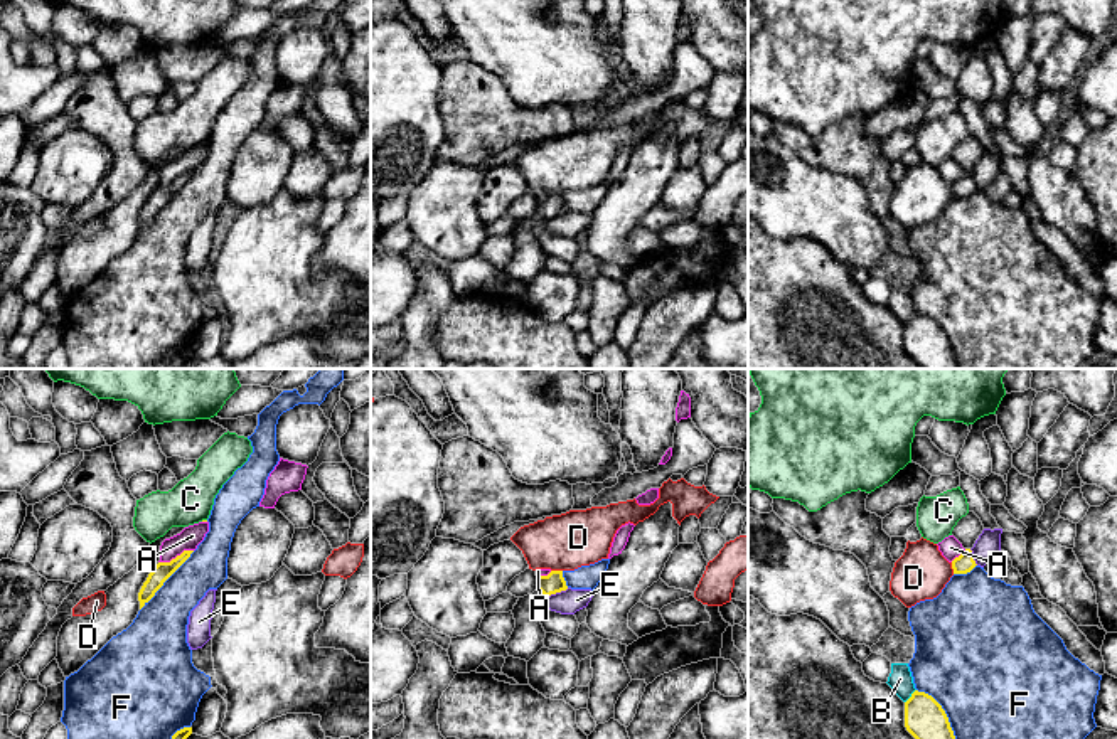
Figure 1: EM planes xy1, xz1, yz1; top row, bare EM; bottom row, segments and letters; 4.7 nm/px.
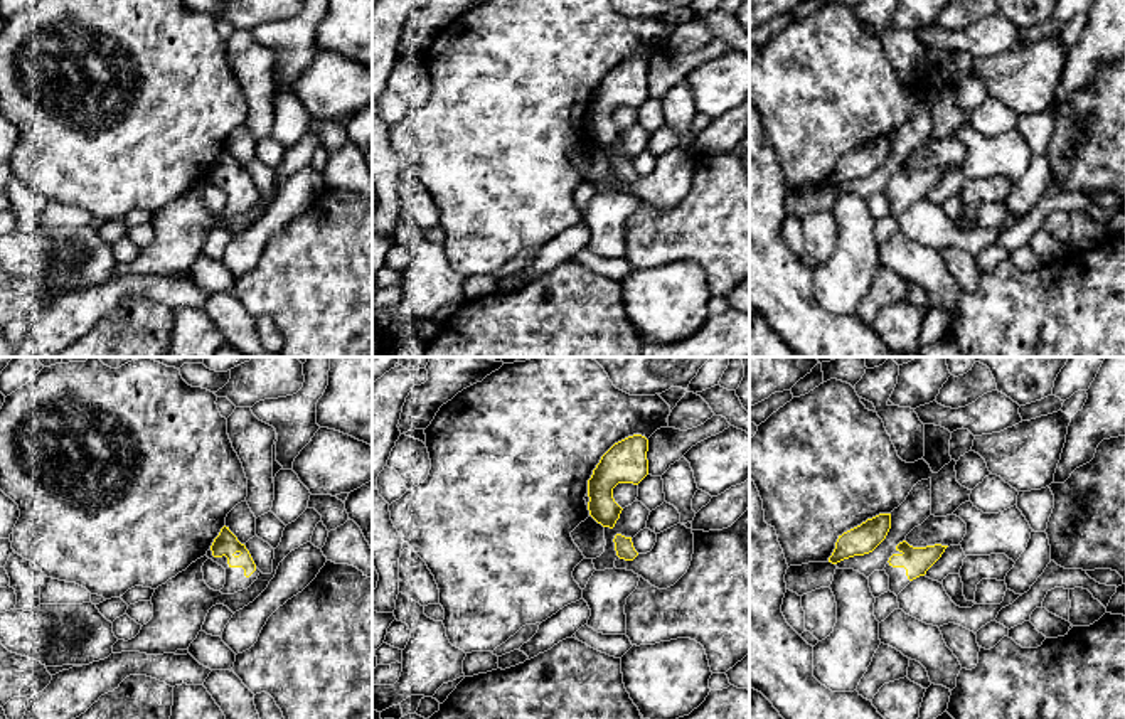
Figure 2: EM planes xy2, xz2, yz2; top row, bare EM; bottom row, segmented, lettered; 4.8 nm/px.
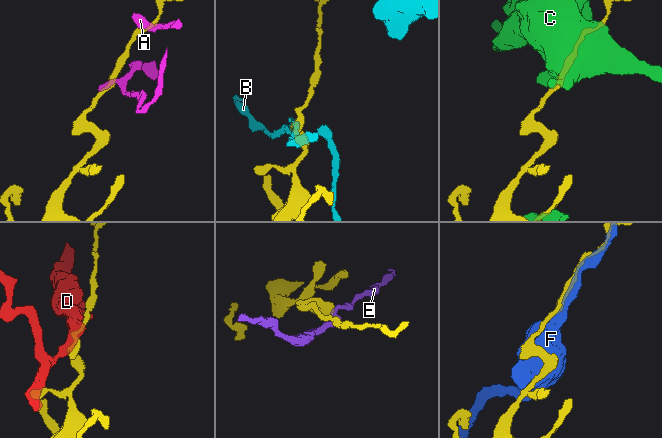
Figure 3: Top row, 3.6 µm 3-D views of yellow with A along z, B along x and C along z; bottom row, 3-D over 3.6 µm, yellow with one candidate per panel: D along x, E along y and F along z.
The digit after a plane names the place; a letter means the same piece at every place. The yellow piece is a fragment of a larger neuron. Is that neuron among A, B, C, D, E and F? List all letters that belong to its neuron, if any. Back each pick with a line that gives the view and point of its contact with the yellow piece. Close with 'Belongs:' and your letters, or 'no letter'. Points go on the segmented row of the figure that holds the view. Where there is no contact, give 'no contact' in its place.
Belongs: no letter

